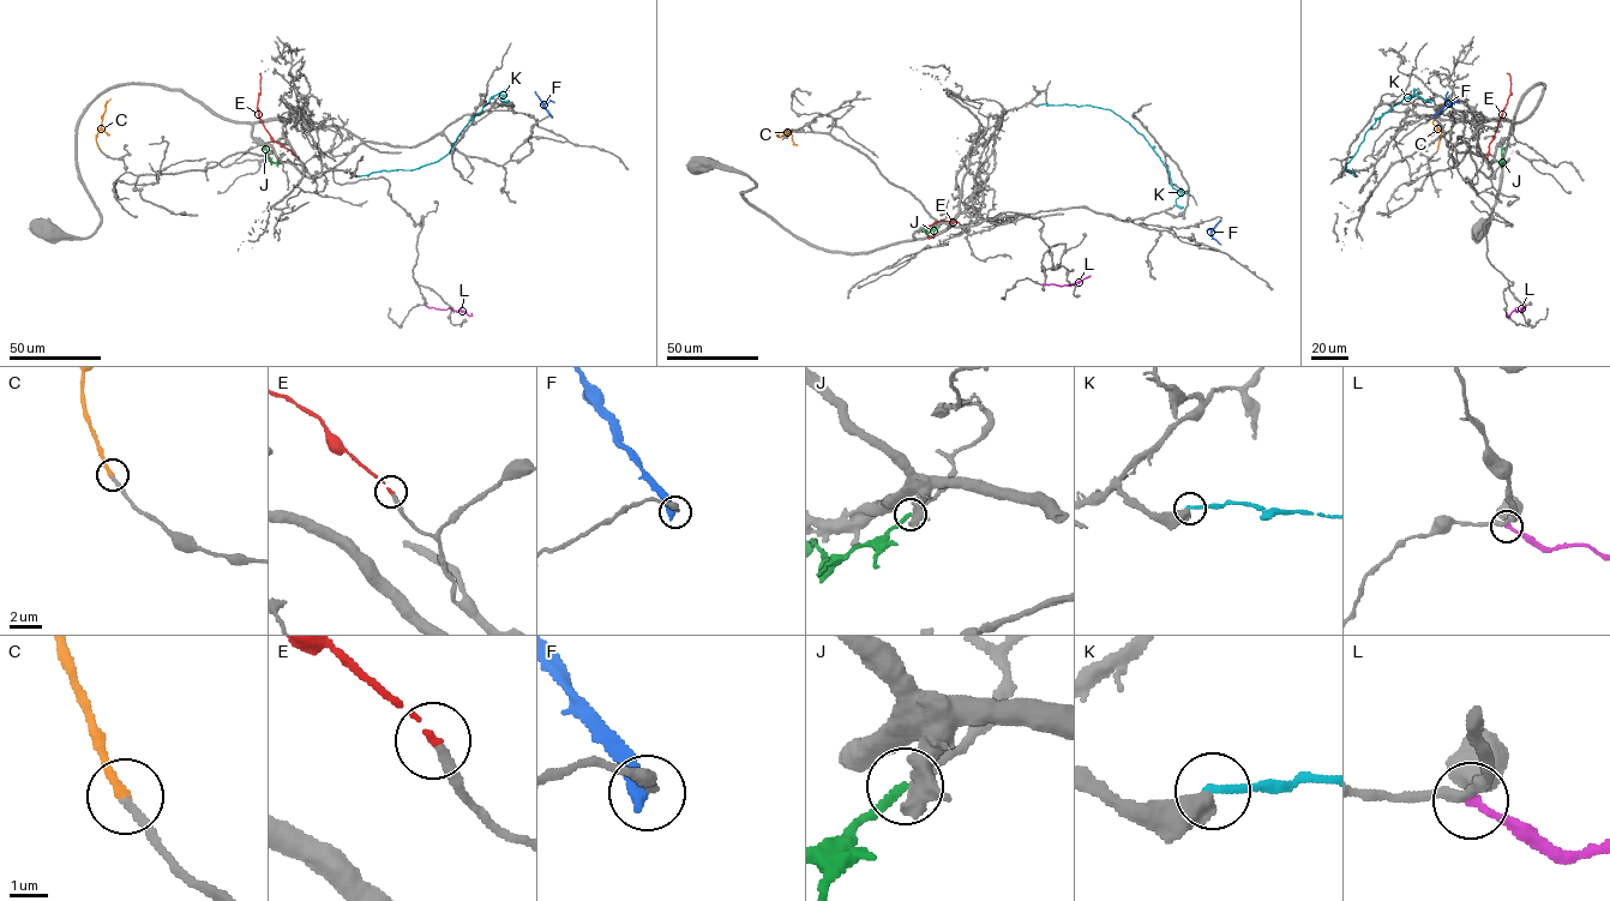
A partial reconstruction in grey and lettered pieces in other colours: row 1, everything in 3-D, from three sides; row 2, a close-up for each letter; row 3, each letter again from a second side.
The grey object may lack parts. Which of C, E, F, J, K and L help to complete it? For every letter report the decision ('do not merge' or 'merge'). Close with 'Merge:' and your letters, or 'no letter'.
C: merge
E: merge
F: do not merge
J: do not merge
K: do not merge
L: do not merge
Merge: C, E

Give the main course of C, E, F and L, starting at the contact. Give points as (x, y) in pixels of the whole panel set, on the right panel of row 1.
C: (1437, 149), (1441, 132), (1433, 120), (1447, 98)
E: (1488, 158), (1489, 144), (1511, 92), (1507, 73)
F: (1434, 116), (1446, 104), (1458, 102)
L: (1525, 305), (1508, 316), (1507, 312)

